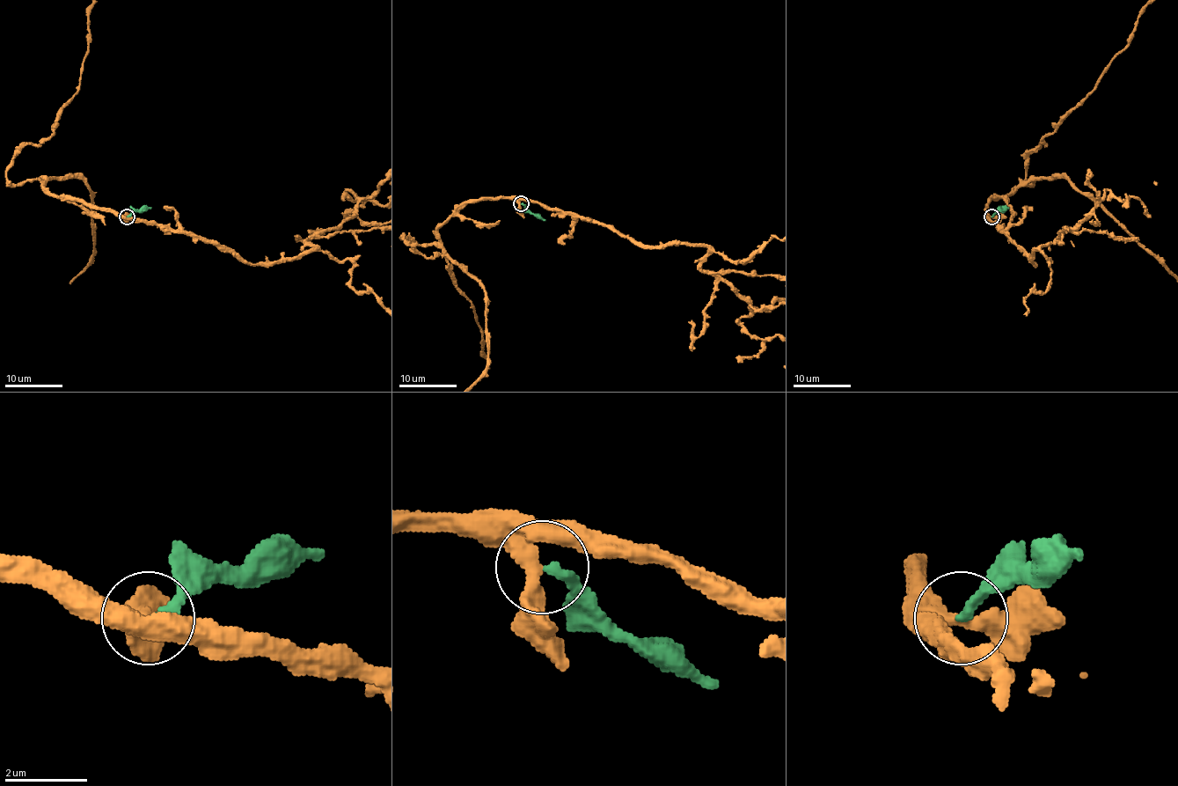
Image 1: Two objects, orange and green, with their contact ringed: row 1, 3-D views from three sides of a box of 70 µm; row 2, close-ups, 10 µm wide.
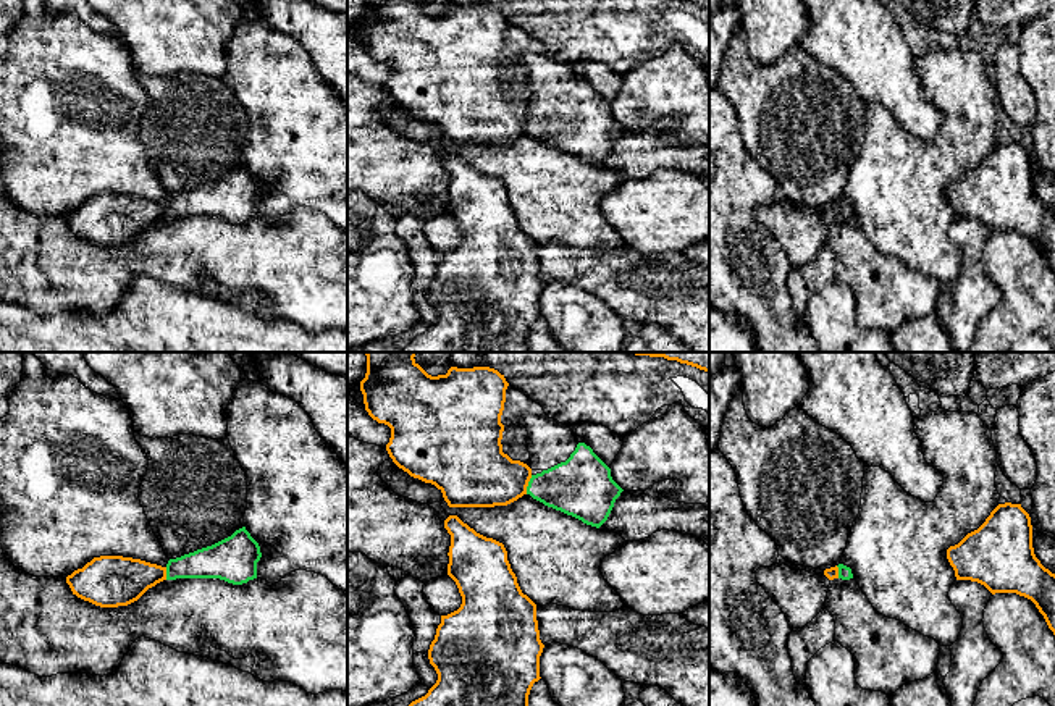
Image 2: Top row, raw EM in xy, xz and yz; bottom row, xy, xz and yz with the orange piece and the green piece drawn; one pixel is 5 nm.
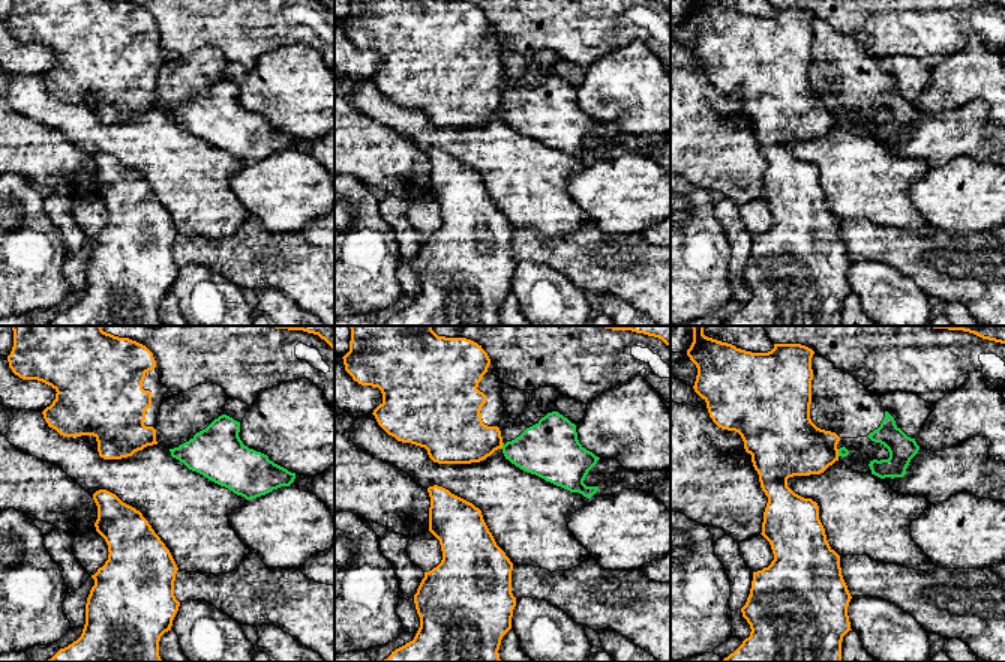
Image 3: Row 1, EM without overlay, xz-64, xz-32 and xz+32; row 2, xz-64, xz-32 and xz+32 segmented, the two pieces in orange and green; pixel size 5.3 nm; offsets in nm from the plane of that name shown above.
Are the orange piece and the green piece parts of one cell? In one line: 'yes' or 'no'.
no

